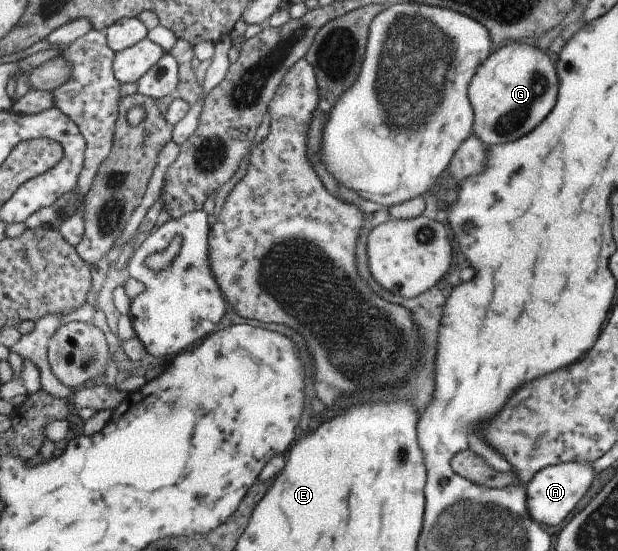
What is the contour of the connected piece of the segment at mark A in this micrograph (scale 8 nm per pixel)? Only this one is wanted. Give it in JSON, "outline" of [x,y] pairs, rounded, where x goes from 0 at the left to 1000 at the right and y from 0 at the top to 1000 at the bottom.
{"outline":[[[917,838],[875,849],[848,880],[850,917],[856,938],[872,953],[898,956],[927,927],[930,913],[947,898],[961,860],[956,842],[940,838]]]}

